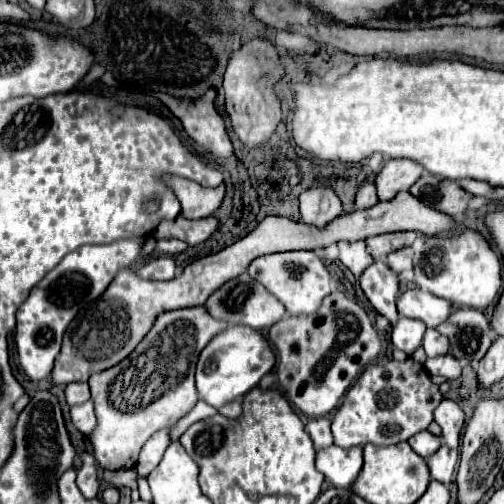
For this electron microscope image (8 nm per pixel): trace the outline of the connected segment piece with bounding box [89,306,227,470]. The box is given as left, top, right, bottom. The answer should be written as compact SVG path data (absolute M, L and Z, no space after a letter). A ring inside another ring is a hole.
M203 306L163 312L157 316L155 326L147 332L143 342L139 342L139 346L123 362L91 374L89 386L95 402L97 426L89 434L89 442L99 468L135 468L139 450L149 436L175 424L191 412L199 400L193 382L197 356L209 340L225 328L227 324L215 322ZM115 406L121 406L121 410Z

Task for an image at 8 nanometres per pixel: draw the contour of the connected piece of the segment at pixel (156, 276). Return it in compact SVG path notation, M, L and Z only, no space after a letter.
M161 256L161 258L151 260L145 266L141 266L137 270L137 274L147 280L171 280L175 276L175 262L169 256Z

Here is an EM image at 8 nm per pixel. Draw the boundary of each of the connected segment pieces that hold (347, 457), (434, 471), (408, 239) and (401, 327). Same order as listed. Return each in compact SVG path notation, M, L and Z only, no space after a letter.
M329 446L327 450L317 452L317 470L325 480L335 488L351 488L363 466L363 448L339 450L339 446Z
M441 446L429 460L429 470L431 470L431 478L449 486L451 484L451 478L453 478L453 472L455 472L455 466L459 462L459 452L457 450L451 450L447 446Z
M391 232L391 234L369 236L365 242L375 260L385 260L391 252L395 252L403 246L411 246L415 242L415 238L417 238L417 232Z
M399 318L391 332L391 342L395 348L403 350L405 354L411 354L415 348L421 346L423 334L425 334L423 322L415 322L413 318Z

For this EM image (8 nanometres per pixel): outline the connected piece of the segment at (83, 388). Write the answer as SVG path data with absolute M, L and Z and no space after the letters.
M73 382L73 384L67 384L65 388L65 398L67 398L67 404L73 406L73 404L81 404L89 398L89 386L85 382Z

